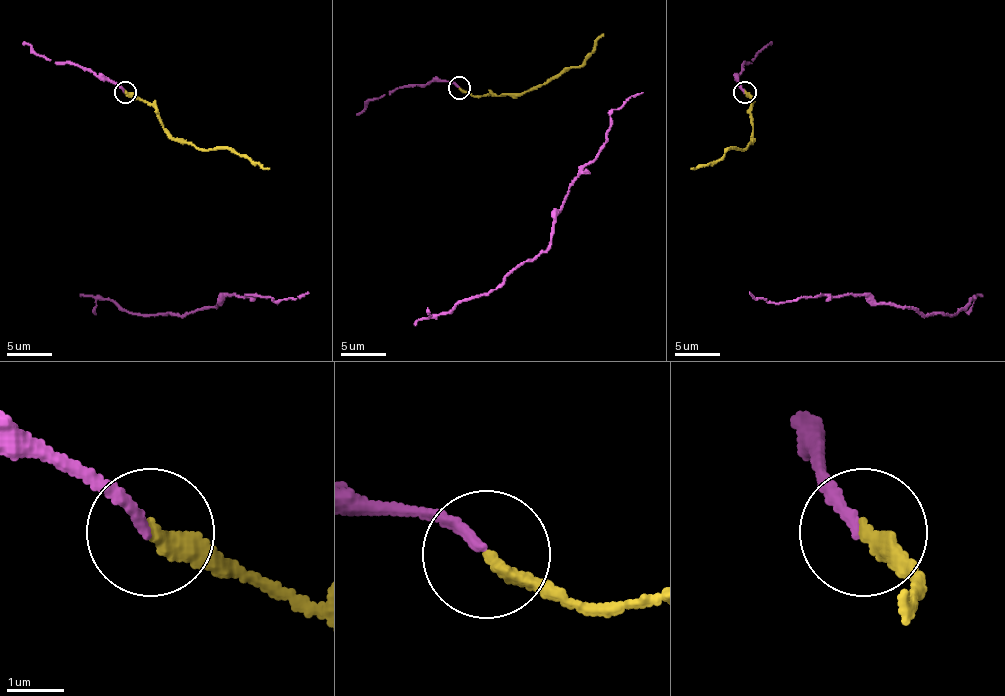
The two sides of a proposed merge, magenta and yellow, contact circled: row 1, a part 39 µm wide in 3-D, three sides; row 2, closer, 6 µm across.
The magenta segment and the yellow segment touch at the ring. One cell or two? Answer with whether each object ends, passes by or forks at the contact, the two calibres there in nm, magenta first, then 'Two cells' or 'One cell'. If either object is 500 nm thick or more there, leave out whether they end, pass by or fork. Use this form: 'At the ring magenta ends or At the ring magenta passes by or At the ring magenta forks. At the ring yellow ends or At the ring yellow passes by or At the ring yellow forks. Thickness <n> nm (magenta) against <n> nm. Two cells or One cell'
At the ring magenta ends. At the ring yellow ends. Thickness 180 nm (magenta) against 280 nm. One cell

